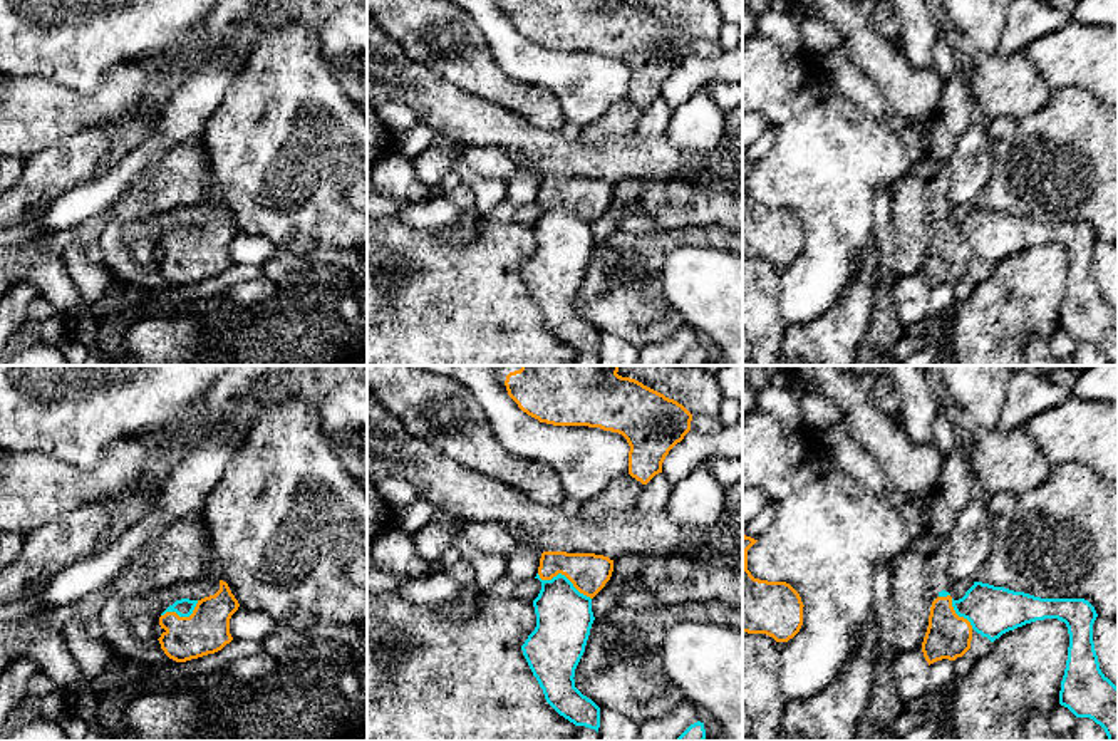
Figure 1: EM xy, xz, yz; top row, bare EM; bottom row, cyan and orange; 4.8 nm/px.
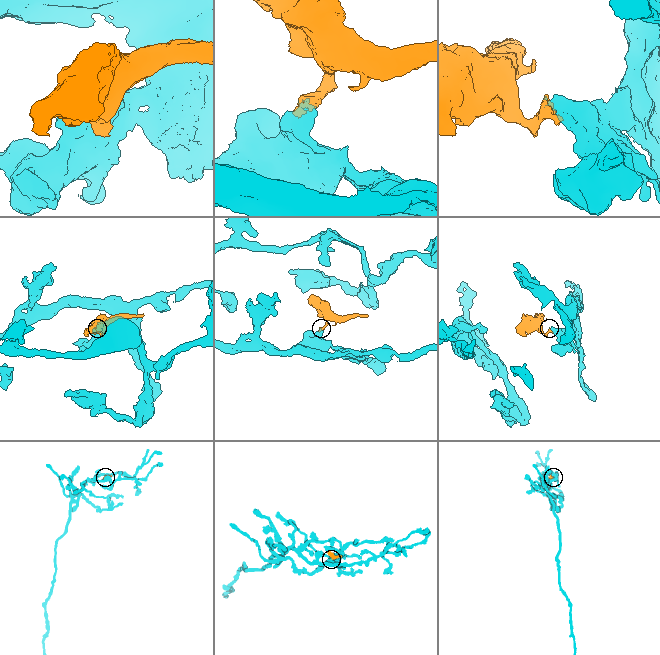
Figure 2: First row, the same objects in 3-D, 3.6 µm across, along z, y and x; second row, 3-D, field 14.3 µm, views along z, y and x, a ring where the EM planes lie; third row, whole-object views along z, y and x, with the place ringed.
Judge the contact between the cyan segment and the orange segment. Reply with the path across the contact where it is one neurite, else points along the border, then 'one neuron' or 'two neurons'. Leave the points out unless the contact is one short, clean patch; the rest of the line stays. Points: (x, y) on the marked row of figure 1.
two neurons

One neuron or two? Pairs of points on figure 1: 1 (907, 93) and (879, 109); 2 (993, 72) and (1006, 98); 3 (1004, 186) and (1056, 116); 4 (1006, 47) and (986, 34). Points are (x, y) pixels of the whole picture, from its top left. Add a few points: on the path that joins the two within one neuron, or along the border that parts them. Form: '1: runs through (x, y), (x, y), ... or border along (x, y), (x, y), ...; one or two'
1: border along (864, 72), (905, 123); two
2: runs through (993, 79), (1004, 91); one
3: runs through (1023, 170), (1056, 134); one
4: border along (1008, 17), (996, 51); two

